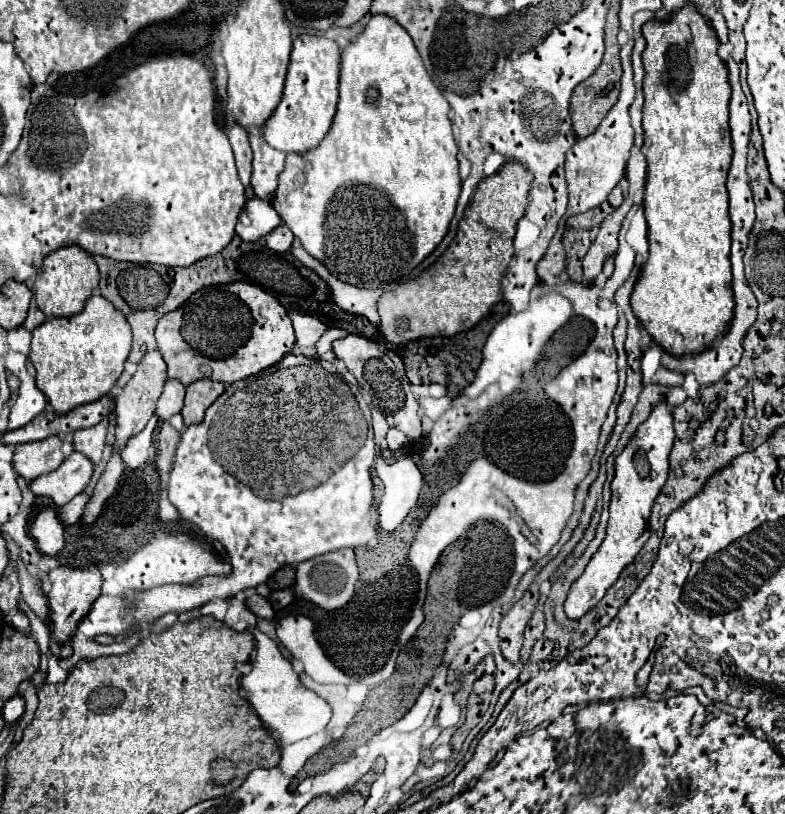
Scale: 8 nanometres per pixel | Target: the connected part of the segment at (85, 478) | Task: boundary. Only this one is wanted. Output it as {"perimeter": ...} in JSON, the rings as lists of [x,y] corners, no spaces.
{"perimeter":[[[75,451],[59,465],[59,469],[41,475],[29,481],[27,485],[33,495],[49,497],[55,501],[57,507],[61,507],[85,489],[85,485],[91,479],[91,473],[93,473],[93,463],[83,453]]]}

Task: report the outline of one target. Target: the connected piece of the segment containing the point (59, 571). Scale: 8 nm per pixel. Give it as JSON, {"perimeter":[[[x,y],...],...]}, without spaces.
{"perimeter":[[[57,567],[49,573],[51,579],[51,591],[49,591],[49,607],[51,607],[51,643],[59,647],[59,659],[71,657],[71,637],[77,631],[77,625],[83,621],[83,617],[89,613],[93,601],[101,595],[101,573],[97,567],[85,567],[85,569],[69,569],[69,567]]]}

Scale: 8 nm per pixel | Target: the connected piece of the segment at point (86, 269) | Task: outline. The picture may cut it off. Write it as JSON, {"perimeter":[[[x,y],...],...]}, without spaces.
{"perimeter":[[[61,247],[59,251],[53,251],[45,257],[41,269],[37,271],[35,279],[35,301],[37,307],[47,317],[67,317],[75,315],[83,309],[87,297],[91,297],[95,285],[99,283],[99,271],[93,261],[93,257],[83,251],[81,247]]]}

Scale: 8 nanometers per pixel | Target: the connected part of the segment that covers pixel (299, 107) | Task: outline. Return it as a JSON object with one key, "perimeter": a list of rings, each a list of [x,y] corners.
{"perimeter":[[[299,35],[293,41],[283,99],[277,105],[277,111],[271,115],[269,123],[263,127],[263,137],[271,147],[283,153],[307,153],[323,141],[337,111],[339,71],[341,49],[335,41],[315,35]]]}

